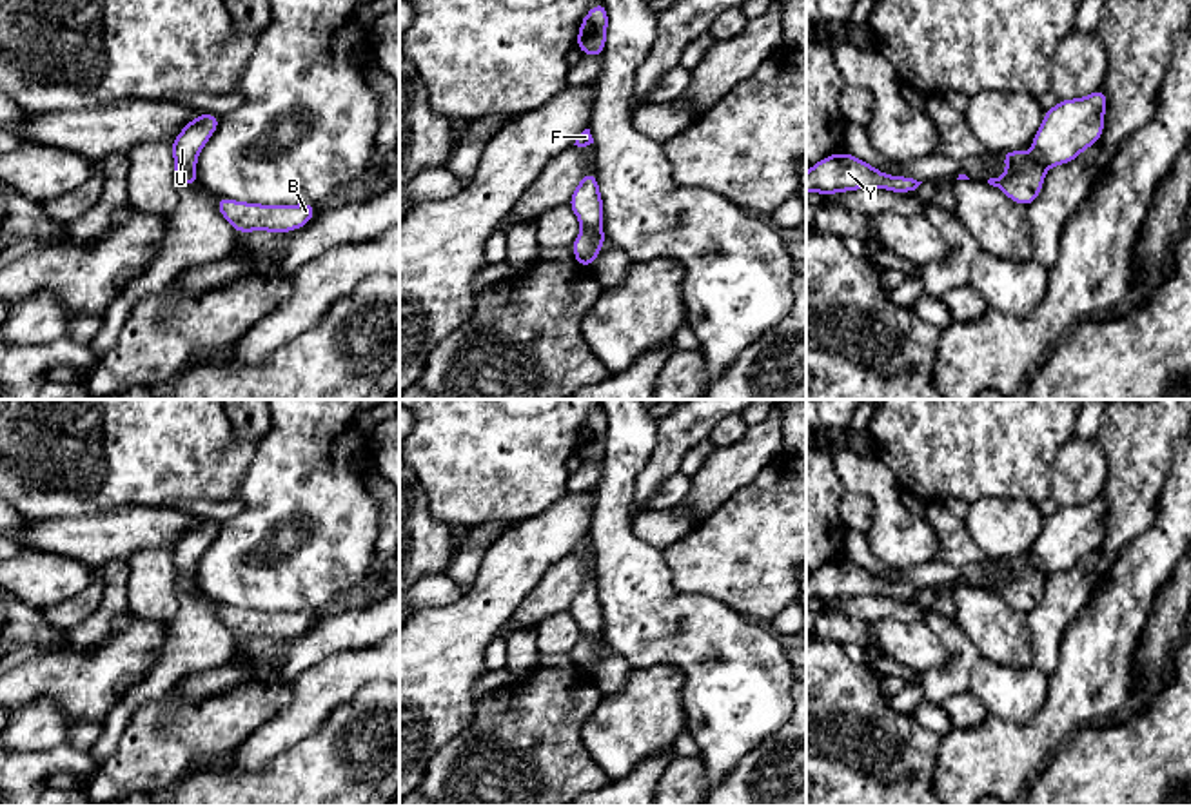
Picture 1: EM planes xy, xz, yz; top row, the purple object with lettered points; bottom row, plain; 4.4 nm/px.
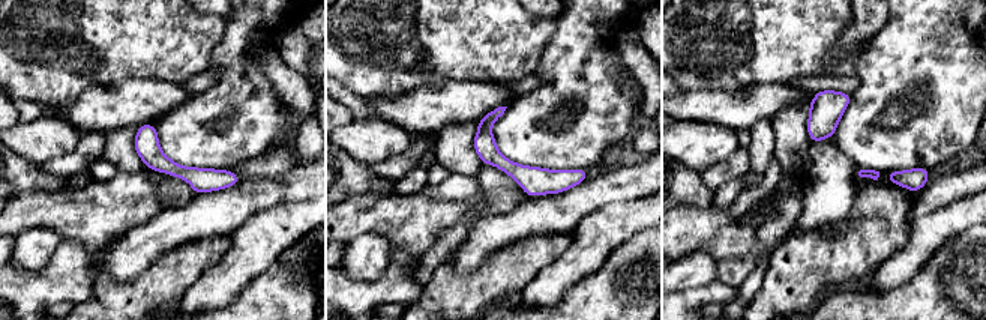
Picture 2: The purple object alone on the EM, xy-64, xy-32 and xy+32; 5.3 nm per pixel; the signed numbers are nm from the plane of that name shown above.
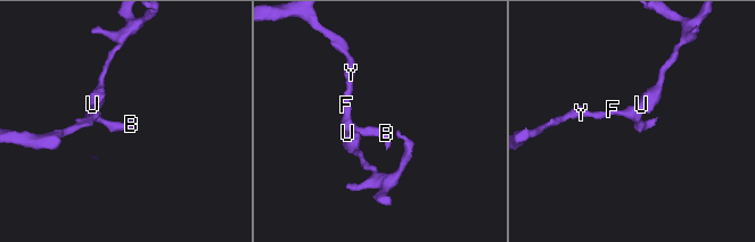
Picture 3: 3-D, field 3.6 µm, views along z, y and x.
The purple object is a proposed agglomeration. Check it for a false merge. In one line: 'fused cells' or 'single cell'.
fused cells

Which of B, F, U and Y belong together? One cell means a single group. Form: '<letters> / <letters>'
B F Y / U

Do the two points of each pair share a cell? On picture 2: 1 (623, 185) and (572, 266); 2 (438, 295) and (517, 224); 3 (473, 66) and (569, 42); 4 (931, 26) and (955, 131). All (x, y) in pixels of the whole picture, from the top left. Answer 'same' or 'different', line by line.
1: different
2: different
3: different
4: same

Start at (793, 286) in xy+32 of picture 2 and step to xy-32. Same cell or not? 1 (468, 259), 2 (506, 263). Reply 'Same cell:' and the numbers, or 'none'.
Same cell: 2

